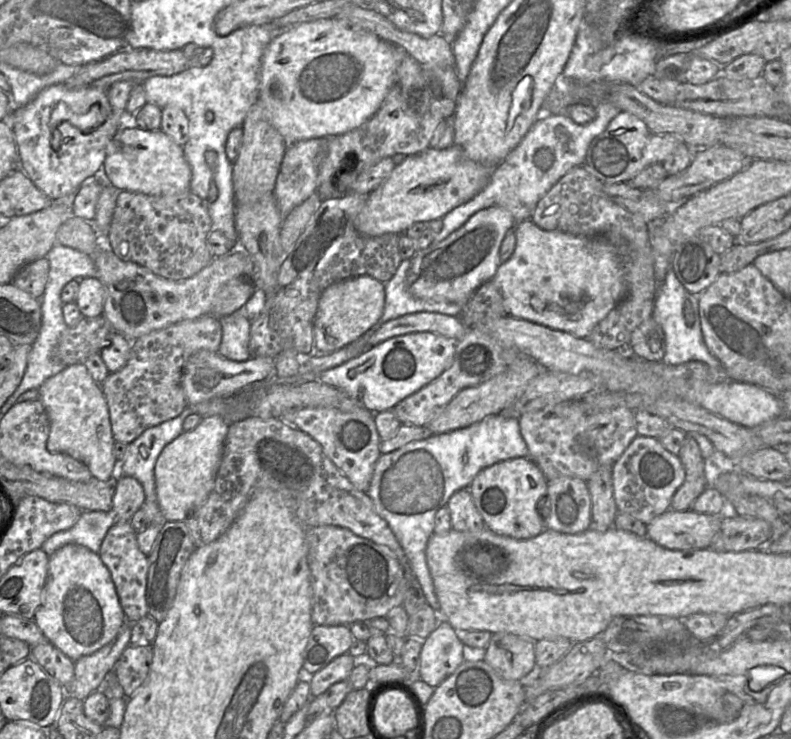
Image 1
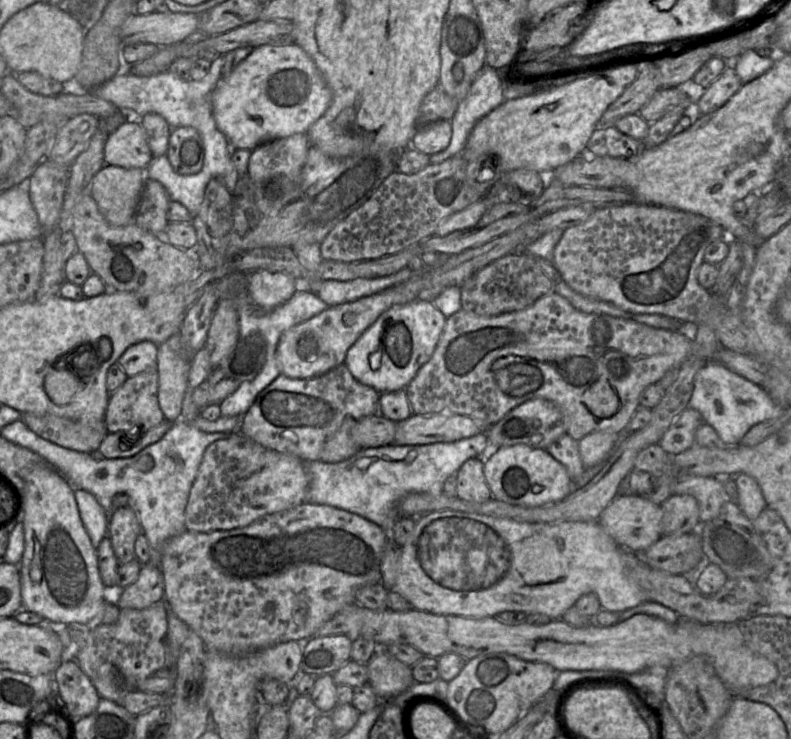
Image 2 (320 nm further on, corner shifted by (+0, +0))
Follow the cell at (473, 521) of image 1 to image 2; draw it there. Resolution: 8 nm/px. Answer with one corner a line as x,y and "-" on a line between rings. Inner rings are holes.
483,457
465,461
457,472
457,497
462,500
483,503
492,497
484,474

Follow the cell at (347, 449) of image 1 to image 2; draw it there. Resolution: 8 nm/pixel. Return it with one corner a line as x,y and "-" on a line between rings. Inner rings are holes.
345,363
322,375
309,379
293,379
280,374
256,397
253,405
242,416
240,433
263,447
298,457
302,461
320,460
326,440
332,436
347,417
356,420
380,414
381,393
362,384
352,375

